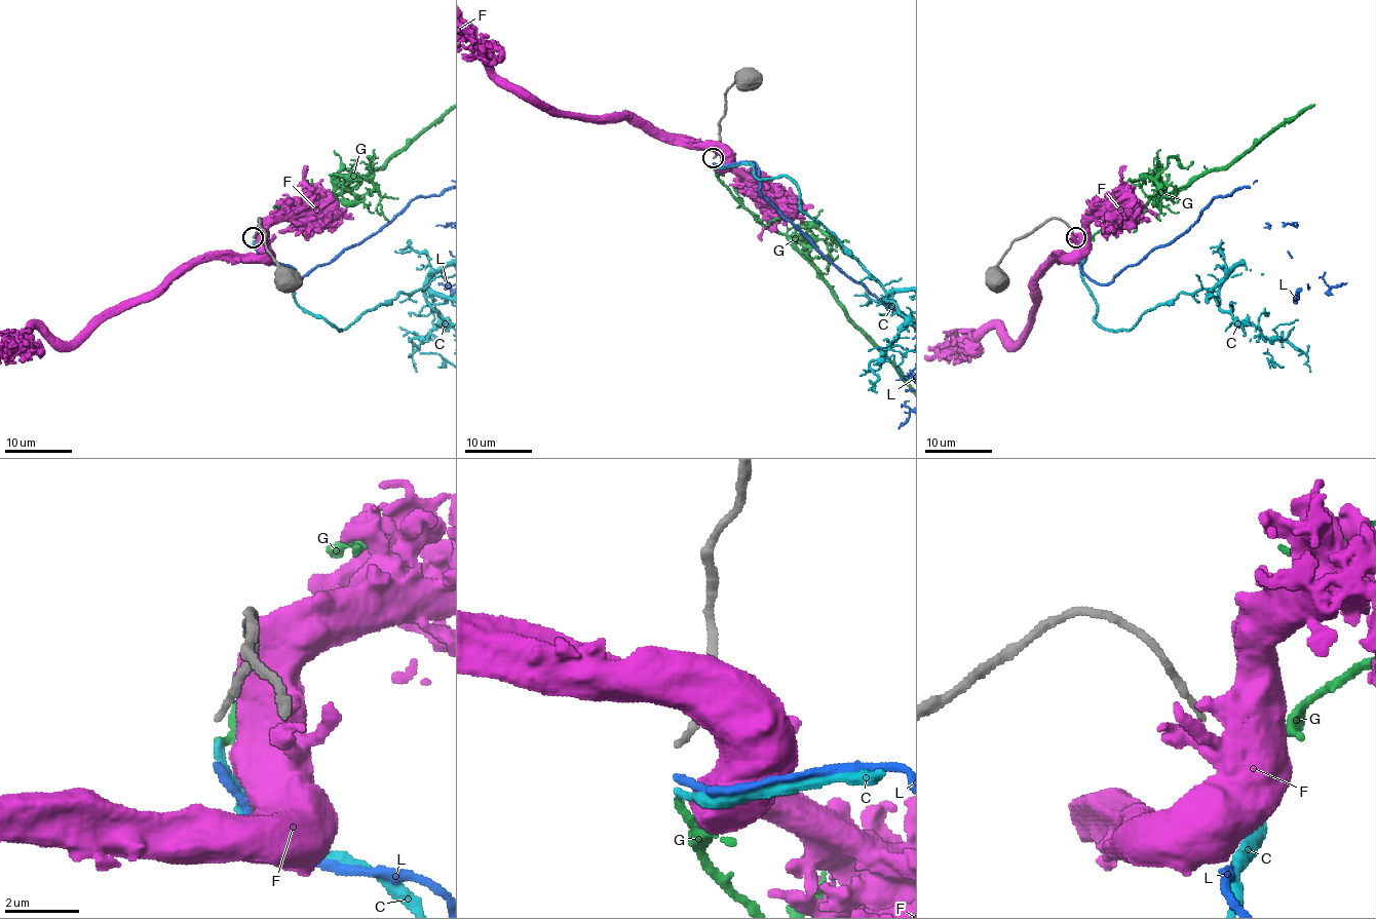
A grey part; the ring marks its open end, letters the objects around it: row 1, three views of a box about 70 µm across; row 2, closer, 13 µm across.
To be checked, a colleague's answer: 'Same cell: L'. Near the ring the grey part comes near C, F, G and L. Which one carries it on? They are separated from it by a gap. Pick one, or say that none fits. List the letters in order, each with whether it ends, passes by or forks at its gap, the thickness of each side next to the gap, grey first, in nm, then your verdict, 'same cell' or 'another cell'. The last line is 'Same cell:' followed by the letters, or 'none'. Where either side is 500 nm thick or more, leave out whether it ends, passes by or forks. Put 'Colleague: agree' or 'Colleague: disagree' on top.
Colleague: disagree
C: it ends; calibres 170 and 200 nm; another cell
F: calibres 170 and 950 nm; another cell
G: it ends; calibres 170 and 220 nm; same cell
L: it ends; calibres 170 and 240 nm; another cell
Same cell: G

